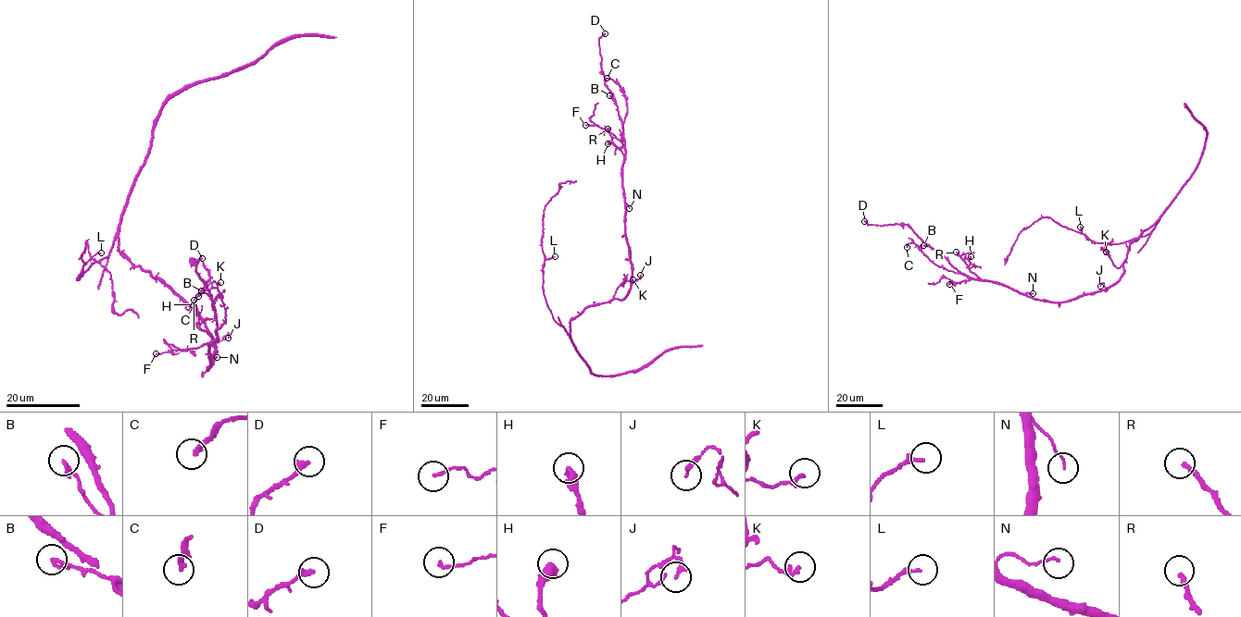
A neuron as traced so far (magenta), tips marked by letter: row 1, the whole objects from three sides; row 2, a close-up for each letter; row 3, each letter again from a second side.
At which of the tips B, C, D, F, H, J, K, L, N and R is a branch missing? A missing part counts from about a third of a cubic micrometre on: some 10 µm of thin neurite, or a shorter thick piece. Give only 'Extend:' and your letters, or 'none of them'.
Extend: none of them

